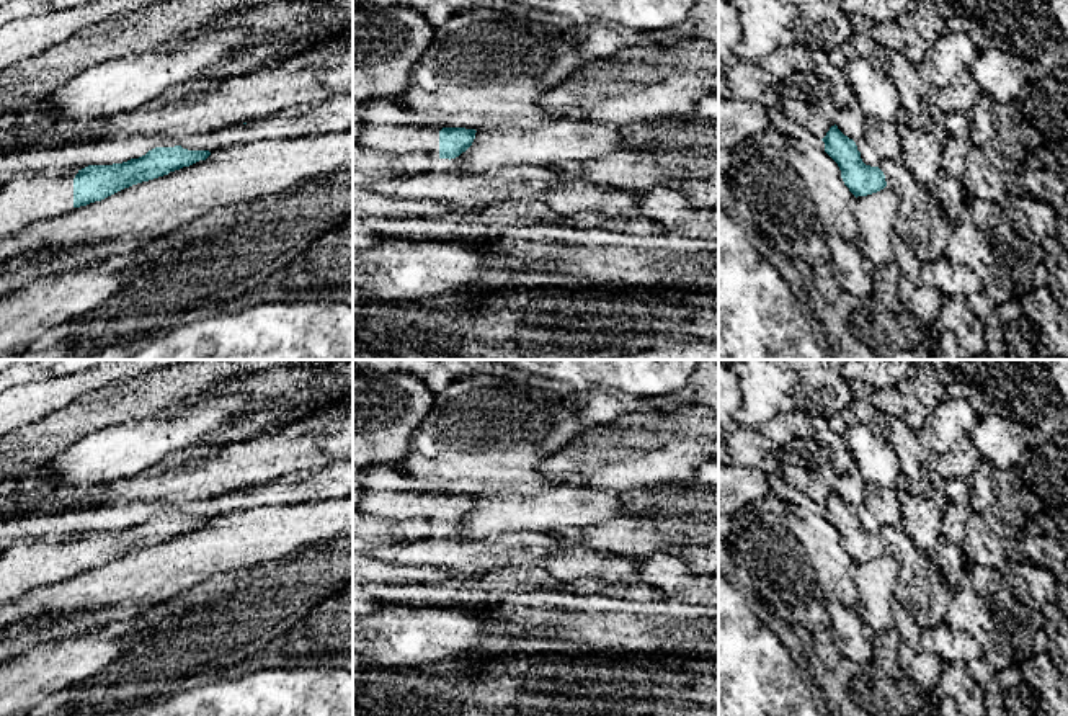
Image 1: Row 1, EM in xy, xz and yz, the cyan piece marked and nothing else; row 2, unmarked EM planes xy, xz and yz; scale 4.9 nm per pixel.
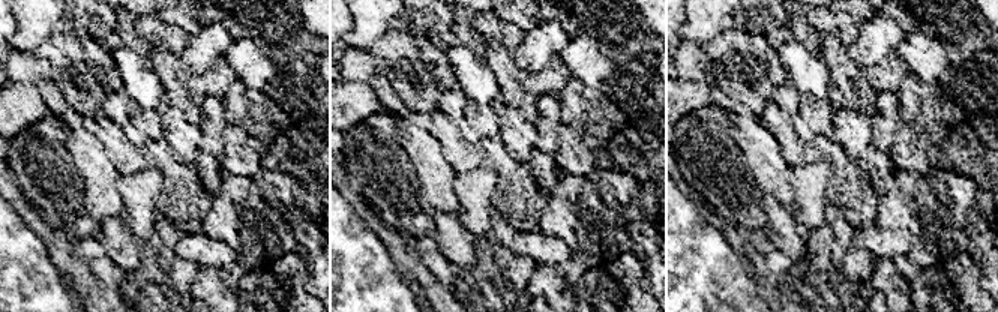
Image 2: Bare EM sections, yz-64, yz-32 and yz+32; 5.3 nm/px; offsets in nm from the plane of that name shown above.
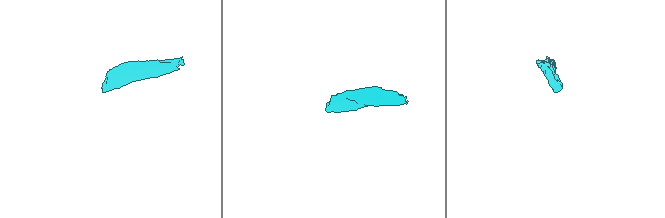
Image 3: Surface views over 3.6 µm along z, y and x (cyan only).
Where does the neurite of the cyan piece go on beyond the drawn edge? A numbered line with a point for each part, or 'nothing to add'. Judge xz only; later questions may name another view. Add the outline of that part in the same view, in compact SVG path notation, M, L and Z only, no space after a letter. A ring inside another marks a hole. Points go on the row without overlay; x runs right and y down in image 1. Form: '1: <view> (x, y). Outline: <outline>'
1: xz (386, 492). Outline: M374 464L353 472L353 487L361 490L354 510L374 518L426 518L439 523L439 497L421 490L408 476L390 464Z

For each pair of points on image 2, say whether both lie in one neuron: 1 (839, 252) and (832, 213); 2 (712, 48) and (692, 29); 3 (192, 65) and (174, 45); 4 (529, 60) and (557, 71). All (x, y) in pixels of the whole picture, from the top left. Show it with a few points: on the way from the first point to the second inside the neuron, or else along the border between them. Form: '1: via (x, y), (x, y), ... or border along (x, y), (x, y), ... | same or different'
1: via (839, 243), (838, 222) | same
2: border along (731, 26), (701, 45) | different
3: border along (189, 36), (189, 41), (177, 54) | different
4: border along (559, 54), (538, 72), (529, 74) | different

